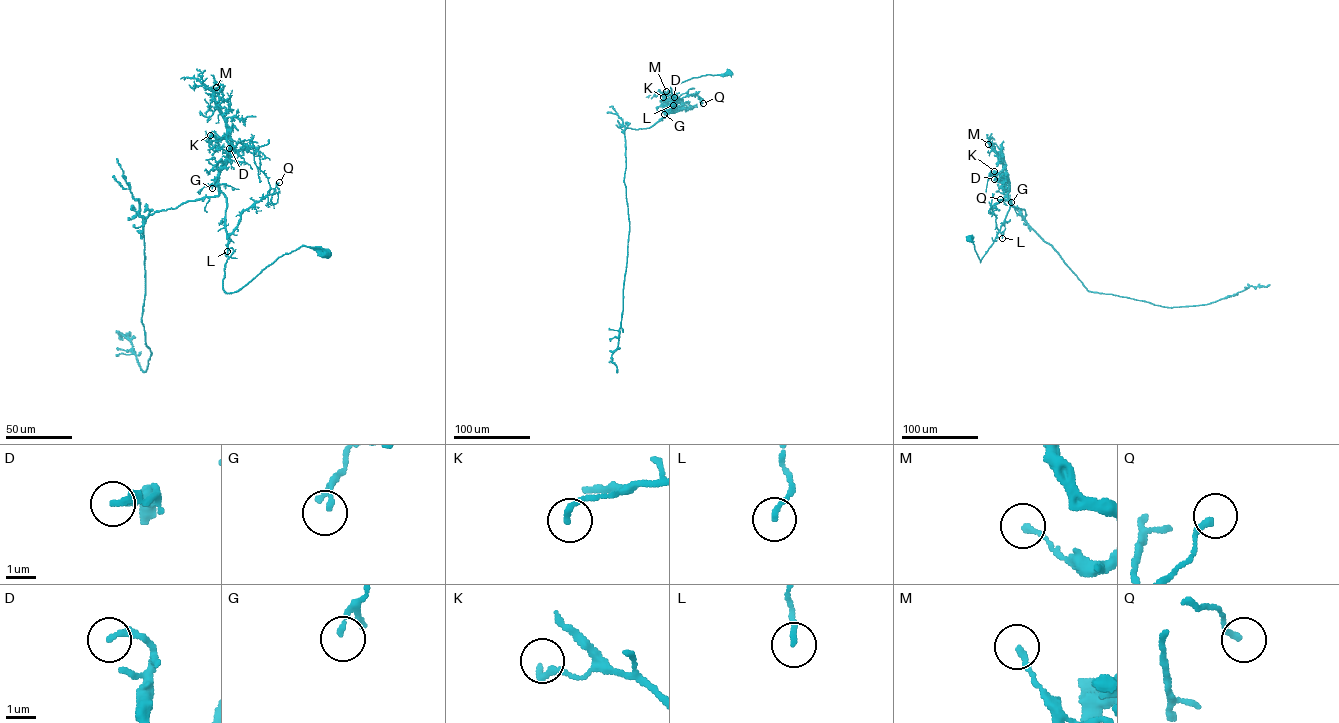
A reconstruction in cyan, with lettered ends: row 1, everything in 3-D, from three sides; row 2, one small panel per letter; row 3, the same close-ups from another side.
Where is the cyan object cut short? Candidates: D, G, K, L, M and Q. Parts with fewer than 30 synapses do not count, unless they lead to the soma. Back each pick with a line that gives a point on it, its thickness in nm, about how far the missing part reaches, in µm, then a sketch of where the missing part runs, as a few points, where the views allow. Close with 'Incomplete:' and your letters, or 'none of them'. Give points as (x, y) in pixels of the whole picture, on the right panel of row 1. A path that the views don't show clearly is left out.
Incomplete: none of them

